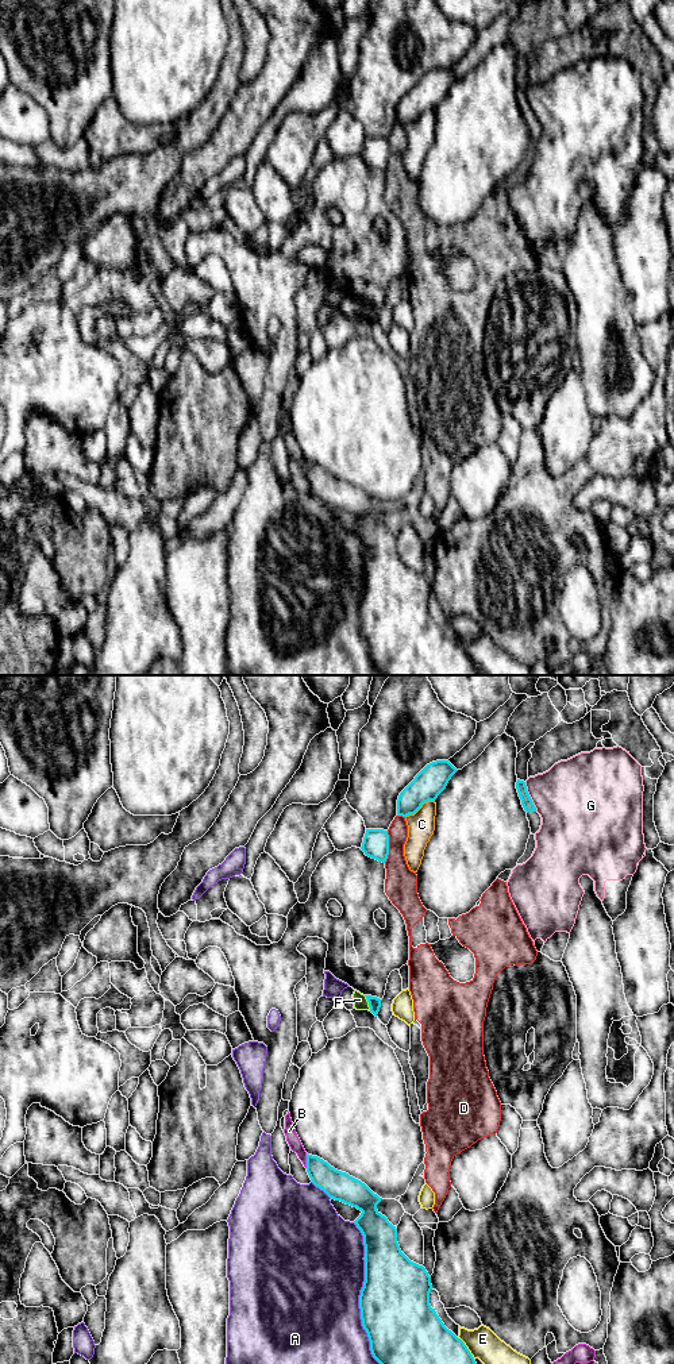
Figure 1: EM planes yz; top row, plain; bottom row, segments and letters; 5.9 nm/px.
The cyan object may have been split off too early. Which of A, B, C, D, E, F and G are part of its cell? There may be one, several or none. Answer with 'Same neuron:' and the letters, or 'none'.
Same neuron: none

